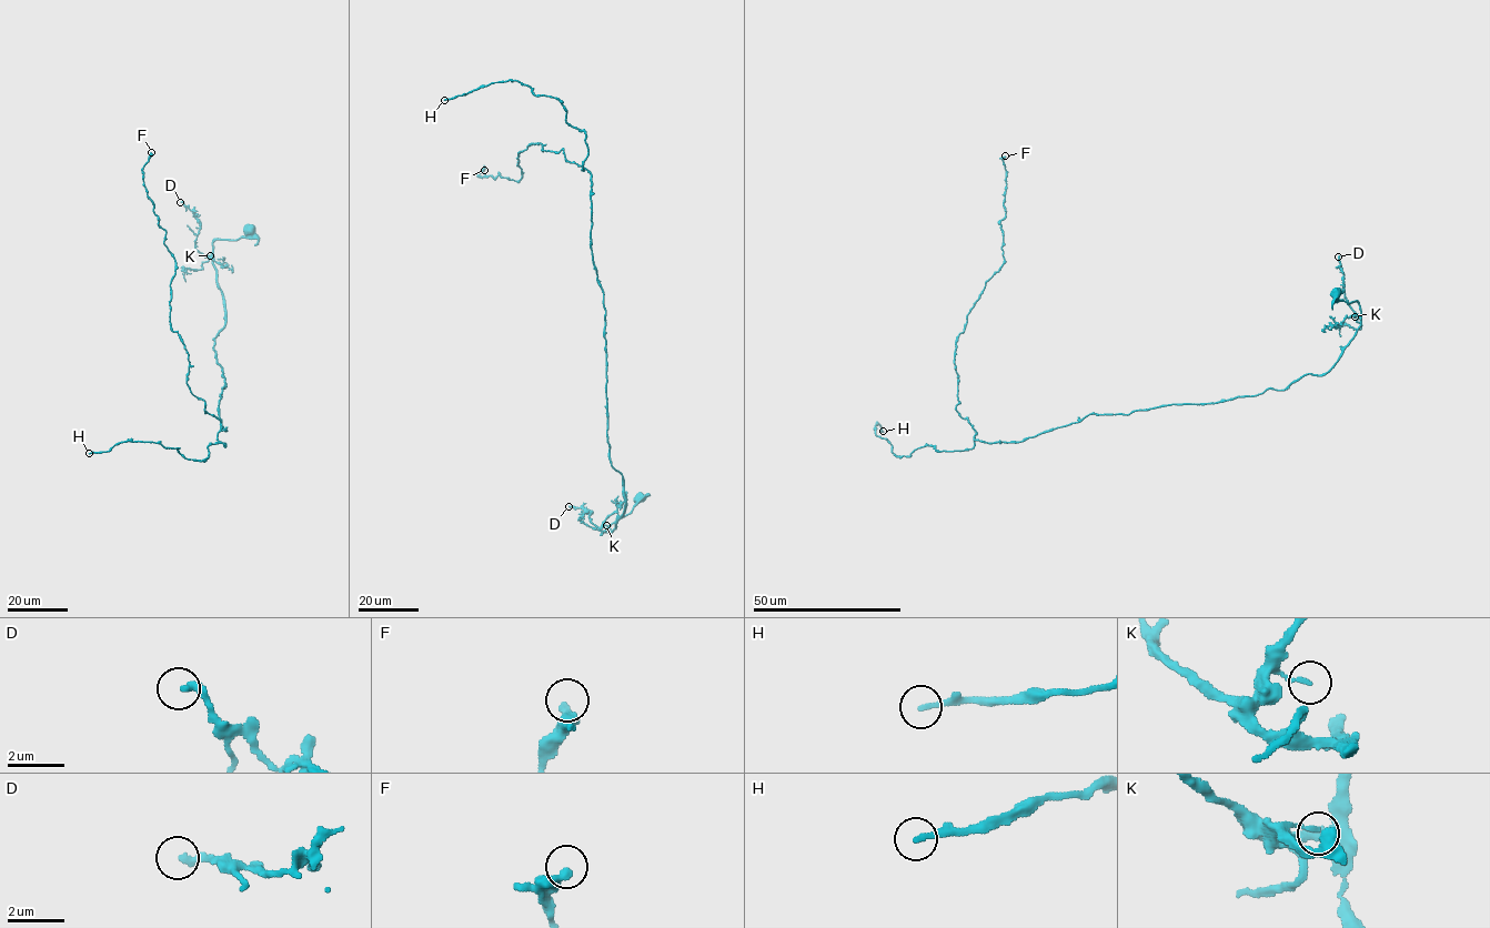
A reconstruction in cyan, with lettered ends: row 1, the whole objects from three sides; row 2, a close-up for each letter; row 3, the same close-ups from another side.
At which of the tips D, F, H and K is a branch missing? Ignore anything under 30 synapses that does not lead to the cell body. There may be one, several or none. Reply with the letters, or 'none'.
H

